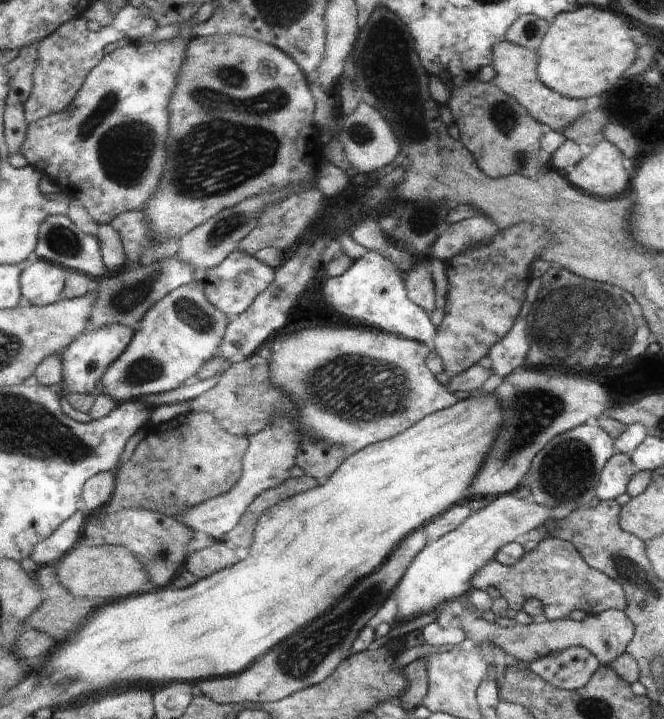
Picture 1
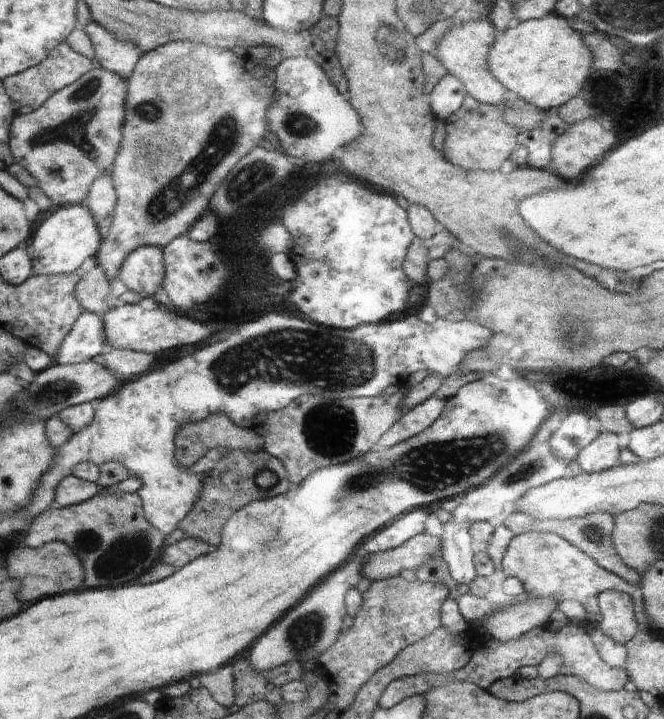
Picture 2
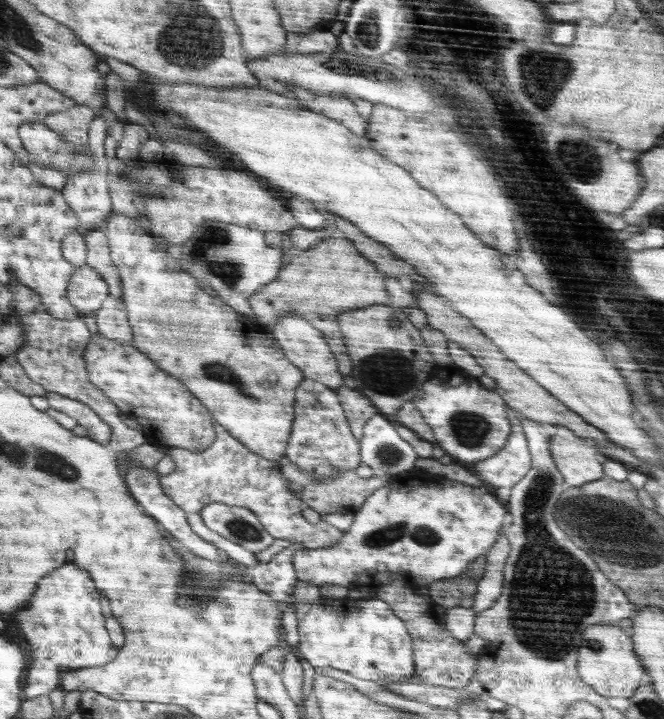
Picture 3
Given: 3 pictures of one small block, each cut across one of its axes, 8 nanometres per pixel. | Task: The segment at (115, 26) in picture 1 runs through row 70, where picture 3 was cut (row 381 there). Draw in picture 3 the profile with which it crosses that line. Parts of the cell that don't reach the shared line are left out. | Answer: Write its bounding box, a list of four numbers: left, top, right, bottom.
[17,309,150,456]

